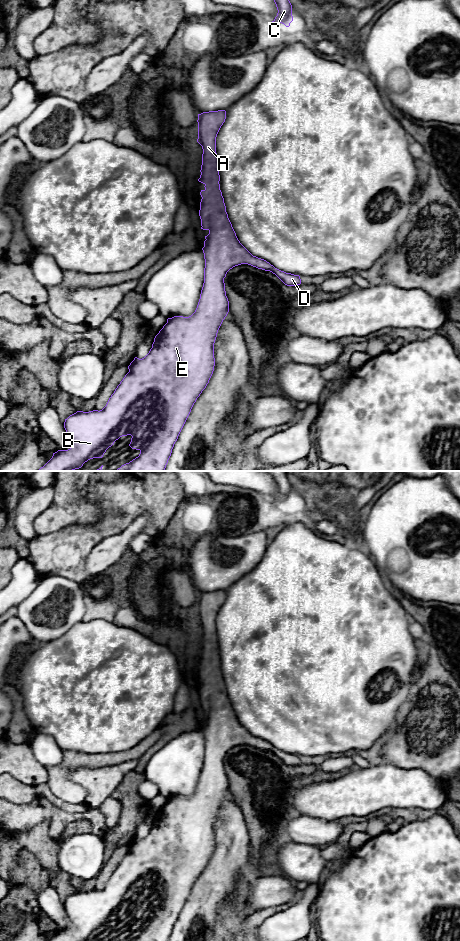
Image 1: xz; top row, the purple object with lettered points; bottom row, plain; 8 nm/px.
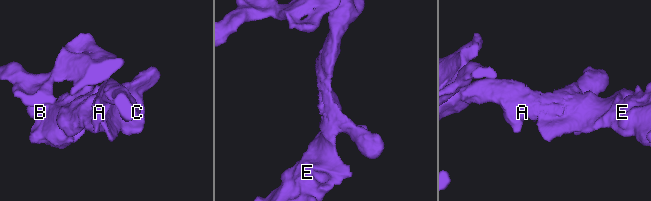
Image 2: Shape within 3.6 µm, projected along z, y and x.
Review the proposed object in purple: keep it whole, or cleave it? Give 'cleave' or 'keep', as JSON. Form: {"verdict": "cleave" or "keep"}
{"verdict": "keep"}

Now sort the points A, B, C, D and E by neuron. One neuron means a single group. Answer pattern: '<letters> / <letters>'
A B C D E

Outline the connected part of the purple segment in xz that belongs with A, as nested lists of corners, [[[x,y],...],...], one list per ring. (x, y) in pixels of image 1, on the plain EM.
[[[218,590],[198,594],[197,600],[197,622],[203,629],[201,655],[198,661],[205,665],[205,669],[200,672],[202,679],[200,682],[199,696],[201,699],[201,709],[208,710],[209,714],[205,716],[206,720],[202,728],[205,739],[204,763],[195,792],[189,797],[174,796],[167,799],[167,803],[155,816],[149,833],[142,839],[134,838],[128,846],[129,852],[117,866],[102,890],[89,892],[77,891],[65,899],[64,908],[71,920],[71,928],[68,930],[58,930],[53,933],[49,941],[88,941],[93,938],[102,938],[106,930],[111,927],[116,920],[127,915],[132,916],[129,926],[132,929],[140,931],[139,936],[132,941],[168,941],[174,924],[178,919],[194,883],[206,868],[214,851],[214,823],[218,810],[229,792],[229,781],[226,776],[224,763],[227,752],[235,746],[248,744],[258,749],[272,752],[287,766],[297,766],[301,764],[299,755],[281,751],[266,740],[253,736],[240,723],[236,716],[228,698],[224,678],[220,670],[218,635],[216,633],[216,617],[225,599],[226,591]]]

